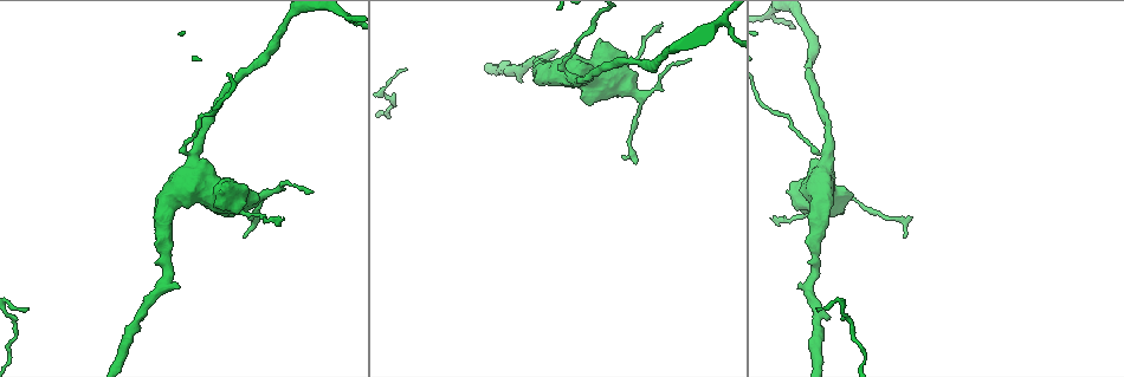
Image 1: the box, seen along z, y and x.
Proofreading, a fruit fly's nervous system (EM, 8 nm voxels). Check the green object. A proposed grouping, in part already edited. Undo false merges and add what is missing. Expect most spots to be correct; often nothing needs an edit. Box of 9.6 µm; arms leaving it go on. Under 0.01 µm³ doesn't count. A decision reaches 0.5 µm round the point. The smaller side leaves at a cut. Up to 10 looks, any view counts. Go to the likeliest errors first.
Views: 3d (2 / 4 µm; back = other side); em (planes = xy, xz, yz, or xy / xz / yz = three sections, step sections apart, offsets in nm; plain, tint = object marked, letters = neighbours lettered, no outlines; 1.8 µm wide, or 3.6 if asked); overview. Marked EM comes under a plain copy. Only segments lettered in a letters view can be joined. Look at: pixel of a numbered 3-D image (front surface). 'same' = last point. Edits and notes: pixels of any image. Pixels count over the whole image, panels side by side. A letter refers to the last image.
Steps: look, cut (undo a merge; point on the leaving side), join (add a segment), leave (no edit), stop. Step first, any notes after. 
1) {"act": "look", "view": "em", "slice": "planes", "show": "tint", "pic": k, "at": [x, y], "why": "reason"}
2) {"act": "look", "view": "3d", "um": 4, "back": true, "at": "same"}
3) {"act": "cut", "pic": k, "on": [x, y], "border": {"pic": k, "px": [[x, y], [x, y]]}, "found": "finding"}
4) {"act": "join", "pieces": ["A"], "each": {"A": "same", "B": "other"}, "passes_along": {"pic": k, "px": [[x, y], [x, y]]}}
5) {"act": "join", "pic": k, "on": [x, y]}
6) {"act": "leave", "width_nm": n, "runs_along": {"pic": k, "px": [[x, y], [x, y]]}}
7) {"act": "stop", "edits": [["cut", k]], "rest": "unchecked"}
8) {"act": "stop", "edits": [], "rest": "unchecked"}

{"act": "look", "view": "em", "slice": "planes", "show": "letters", "pic": 1, "at": [905, 237], "why": "free end"}

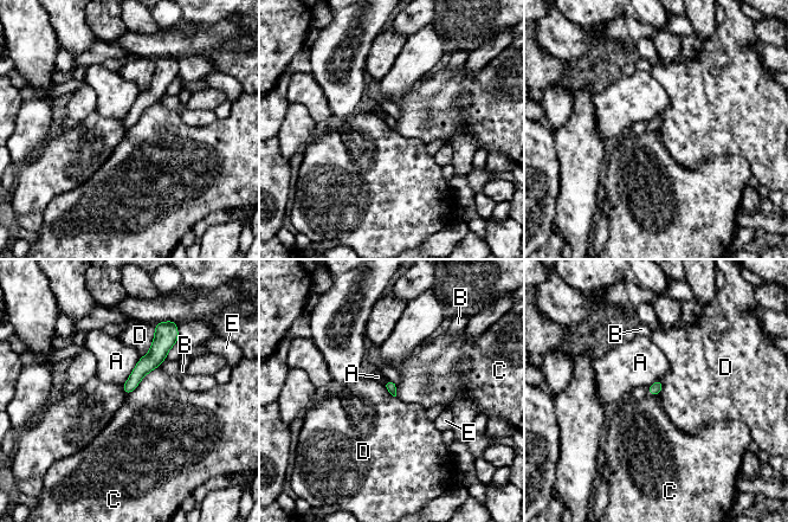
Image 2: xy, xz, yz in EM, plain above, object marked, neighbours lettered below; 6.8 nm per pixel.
{"act": "leave", "each": {"A": "other", "B": "other", "C": "other", "D": "other", "E": "other"}, "found": "no lettered segment goes on from it"}

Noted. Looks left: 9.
{"act": "look", "view": "3d", "um": 2, "back": true, "pic": 1, "at": [406, 70], "why": "an open end"}

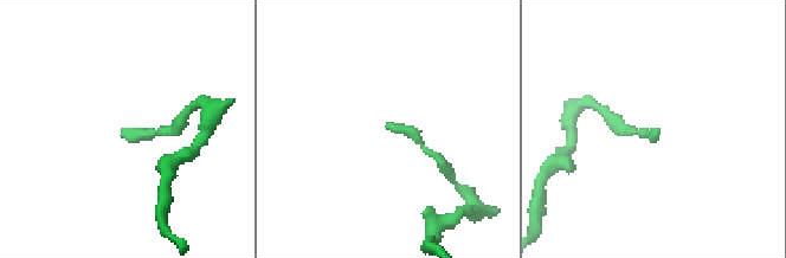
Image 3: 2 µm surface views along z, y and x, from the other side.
{"act": "look", "view": "em", "slice": "yz", "step": 8, "show": "tint", "pic": 3, "at": [388, 125]}

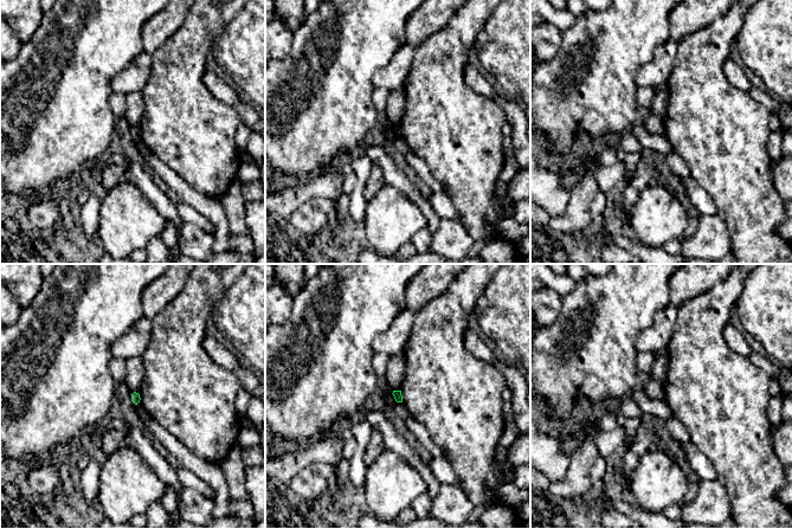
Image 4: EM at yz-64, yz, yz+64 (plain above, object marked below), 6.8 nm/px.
{"act": "look", "view": "em", "slice": "planes", "show": "letters", "at": "same"}

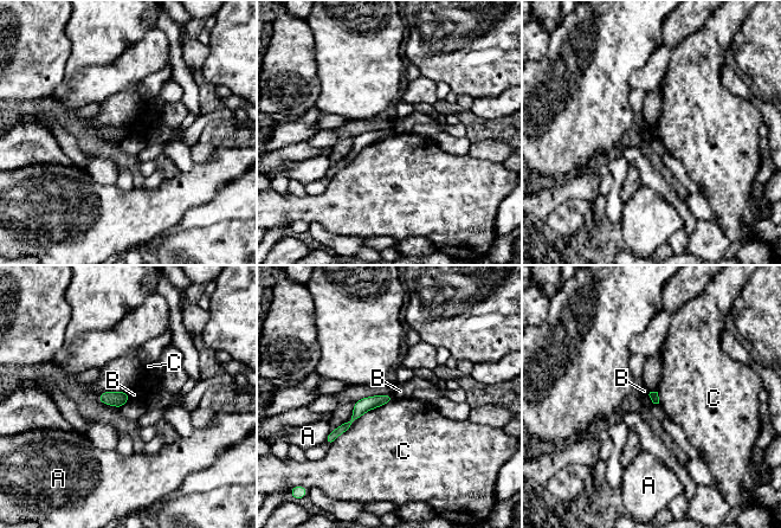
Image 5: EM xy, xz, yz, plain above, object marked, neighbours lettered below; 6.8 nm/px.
{"act": "leave", "width_nm": 60, "each": {"A": "other", "B": "other", "C": "other"}, "runs_along": {"pic": 5, "px": [[389, 397], [368, 403], [331, 437]]}, "found": "no lettered segment goes on from it"}

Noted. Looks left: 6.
{"act": "look", "view": "em", "um": 3.6, "slice": "planes", "show": "letters", "pic": 1, "at": [238, 206], "why": "sudden change in width"}

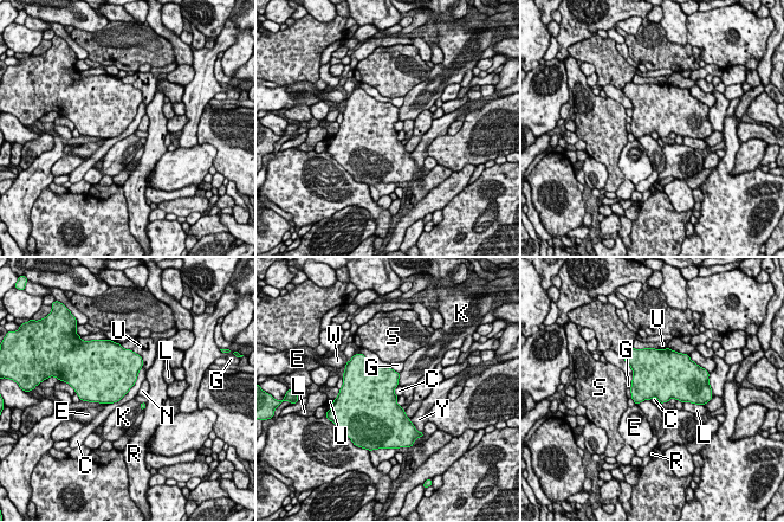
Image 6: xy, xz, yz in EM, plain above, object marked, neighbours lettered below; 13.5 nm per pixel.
{"act": "leave", "each": {"C": "other", "E": "other", "G": "other", "K": "other", "L": "other", "N": "other", "R": "other", "S": "other", "U": "other", "W": "other", "Y": "other"}, "border": {"pic": 6, "px": [[142, 366], [135, 384], [107, 404]]}, "found": "one neuron here"}

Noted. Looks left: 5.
{"act": "look", "view": "3d", "um": 2, "pic": 1, "at": [556, 51], "why": "branch stops here"}

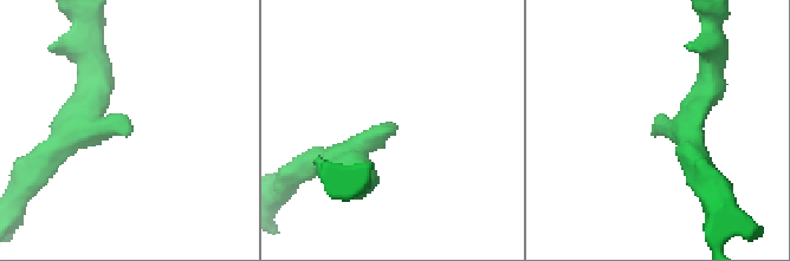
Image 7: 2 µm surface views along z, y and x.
{"act": "look", "view": "em", "slice": "planes", "show": "letters", "pic": 7, "at": [652, 130], "arm_widths_nm": [220, 220]}

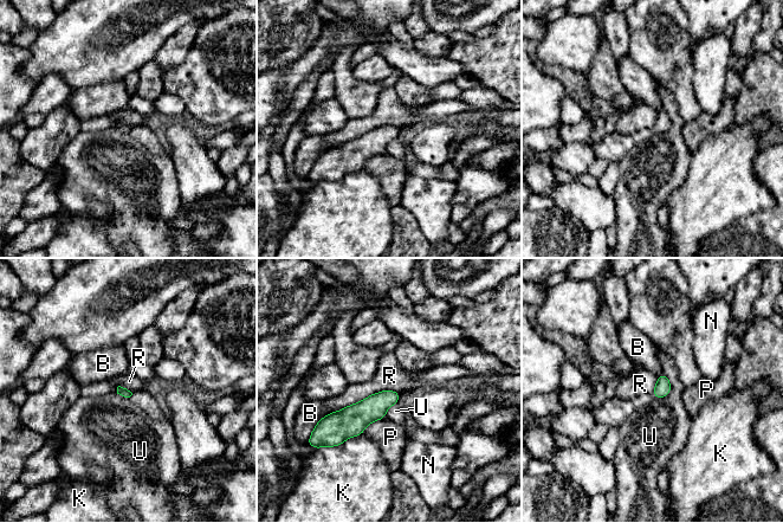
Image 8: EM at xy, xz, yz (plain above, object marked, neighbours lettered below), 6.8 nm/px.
{"act": "leave", "each": {"B": "other", "K": "other", "N": "other", "P": "other", "R": "other", "U": "other"}, "border": {"pic": 8, "px": [[400, 393], [371, 393], [329, 414]]}, "found": "no lettered segment goes on from it"}

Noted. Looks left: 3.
{"act": "stop", "edits": [], "rest": "unchecked"}

